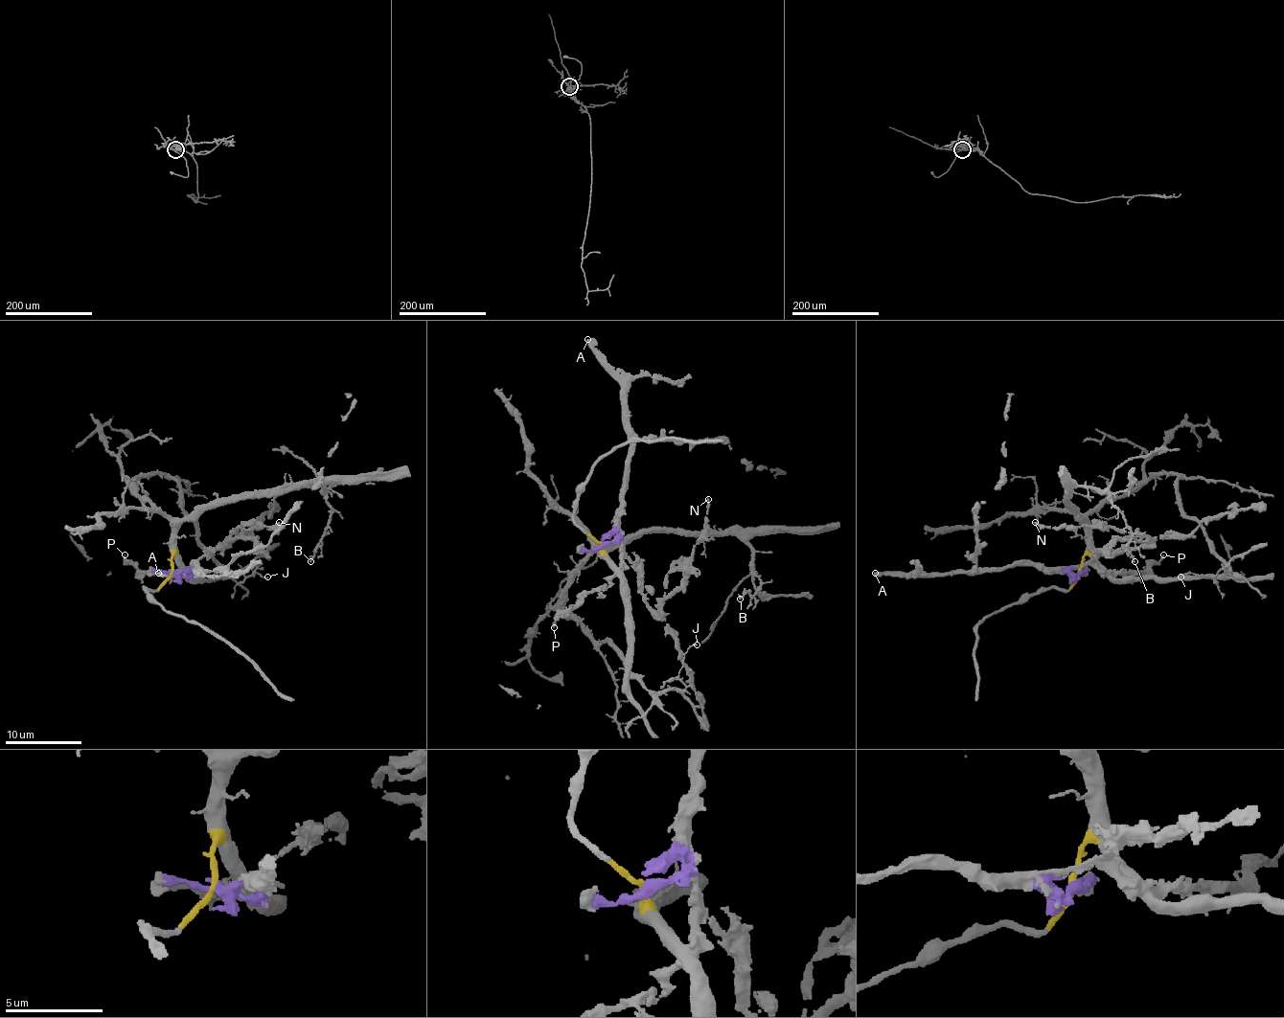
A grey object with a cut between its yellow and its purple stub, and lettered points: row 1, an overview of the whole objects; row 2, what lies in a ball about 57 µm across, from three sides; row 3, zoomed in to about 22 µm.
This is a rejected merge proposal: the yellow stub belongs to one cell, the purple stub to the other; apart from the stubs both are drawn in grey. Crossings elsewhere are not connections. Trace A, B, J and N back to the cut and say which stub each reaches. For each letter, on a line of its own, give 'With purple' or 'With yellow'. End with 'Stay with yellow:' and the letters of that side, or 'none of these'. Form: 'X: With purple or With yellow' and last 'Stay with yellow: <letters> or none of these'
A: With purple
B: With yellow
J: With yellow
N: With purple
Stay with yellow: B, J

